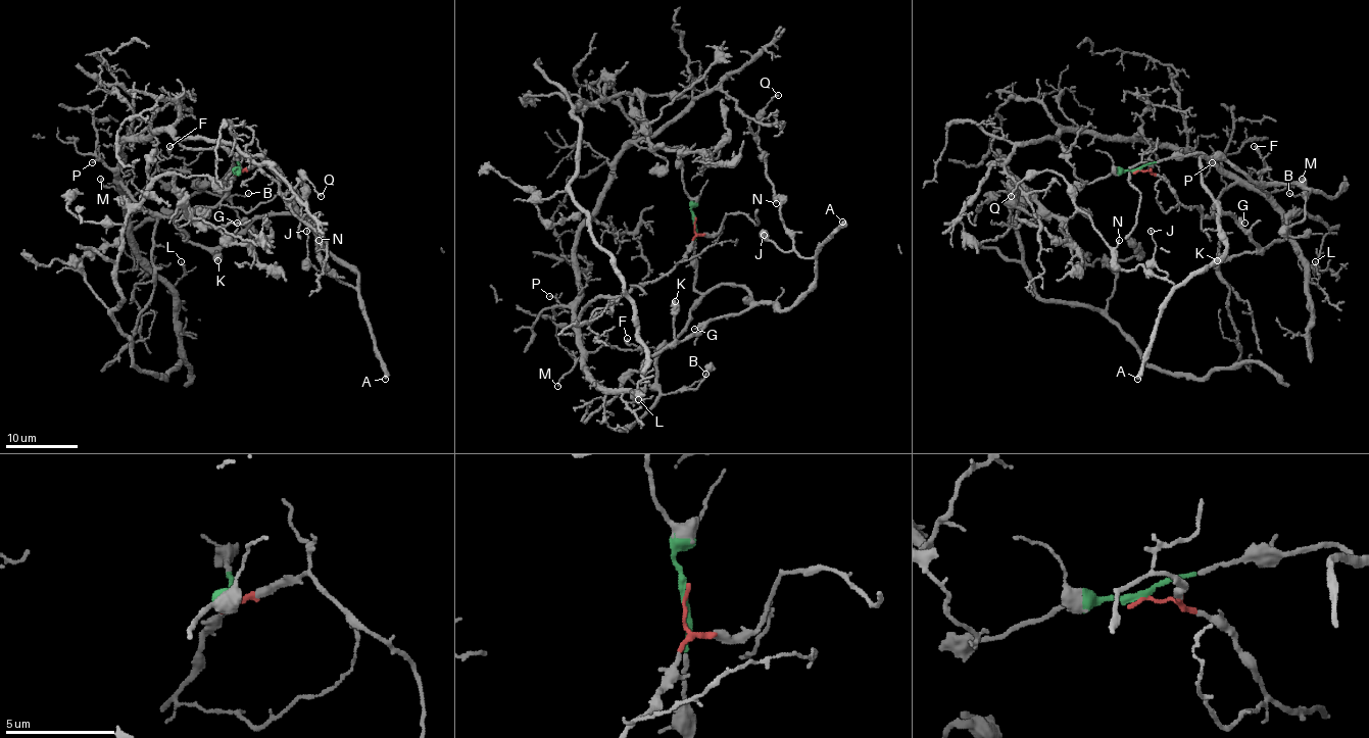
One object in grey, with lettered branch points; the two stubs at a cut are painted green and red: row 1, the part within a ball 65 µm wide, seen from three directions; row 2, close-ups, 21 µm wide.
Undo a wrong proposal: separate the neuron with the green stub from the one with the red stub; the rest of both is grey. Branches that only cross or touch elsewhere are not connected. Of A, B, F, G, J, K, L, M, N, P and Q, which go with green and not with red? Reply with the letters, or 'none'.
A, B, G, J, K, N, Q

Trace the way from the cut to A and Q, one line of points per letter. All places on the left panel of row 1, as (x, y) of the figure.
A: (236, 169), (236, 153), (274, 165), (297, 208), (315, 227), (316, 239), (358, 275), (358, 289), (385, 379)
Q: (236, 169), (236, 153), (269, 160), (316, 239), (358, 275), (356, 288), (323, 269), (299, 173), (321, 196)

